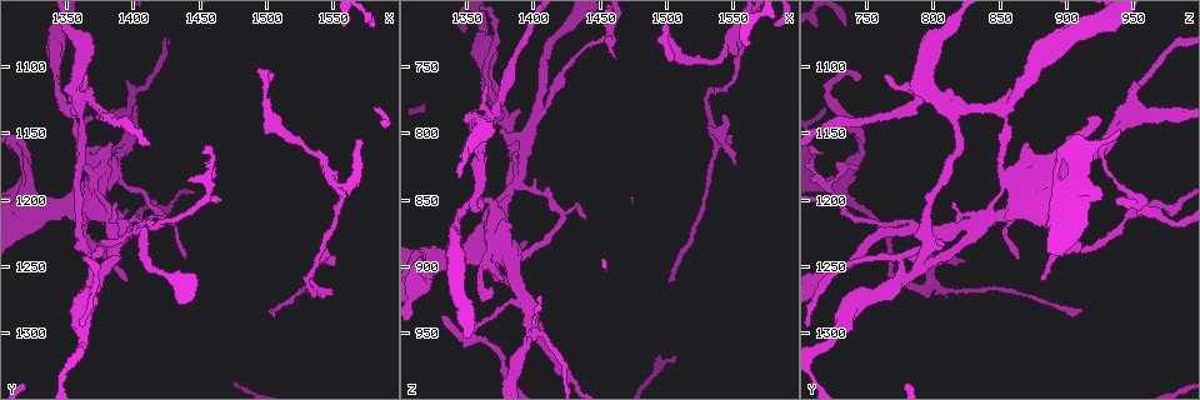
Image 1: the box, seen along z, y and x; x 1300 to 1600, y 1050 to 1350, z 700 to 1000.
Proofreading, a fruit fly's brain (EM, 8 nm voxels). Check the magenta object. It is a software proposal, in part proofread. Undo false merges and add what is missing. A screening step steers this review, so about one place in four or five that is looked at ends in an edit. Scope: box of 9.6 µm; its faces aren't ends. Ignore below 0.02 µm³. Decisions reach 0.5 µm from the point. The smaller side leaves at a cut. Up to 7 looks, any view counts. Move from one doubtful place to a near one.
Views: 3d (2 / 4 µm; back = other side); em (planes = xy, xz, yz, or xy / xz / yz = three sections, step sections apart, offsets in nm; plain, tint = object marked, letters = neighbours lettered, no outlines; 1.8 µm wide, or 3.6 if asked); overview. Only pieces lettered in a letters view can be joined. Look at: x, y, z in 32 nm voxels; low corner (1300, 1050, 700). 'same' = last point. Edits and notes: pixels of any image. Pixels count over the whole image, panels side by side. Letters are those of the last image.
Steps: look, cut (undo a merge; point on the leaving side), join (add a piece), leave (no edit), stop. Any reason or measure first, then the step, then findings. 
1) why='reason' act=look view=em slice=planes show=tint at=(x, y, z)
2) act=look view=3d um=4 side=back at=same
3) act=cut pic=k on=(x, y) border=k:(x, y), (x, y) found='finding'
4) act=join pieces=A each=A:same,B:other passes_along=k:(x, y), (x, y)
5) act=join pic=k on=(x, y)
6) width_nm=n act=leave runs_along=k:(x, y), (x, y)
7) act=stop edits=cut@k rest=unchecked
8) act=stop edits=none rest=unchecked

why='sharp bend' act=look view=em um=3.6 slice=planes show=letters at=(1378, 1252, 788)

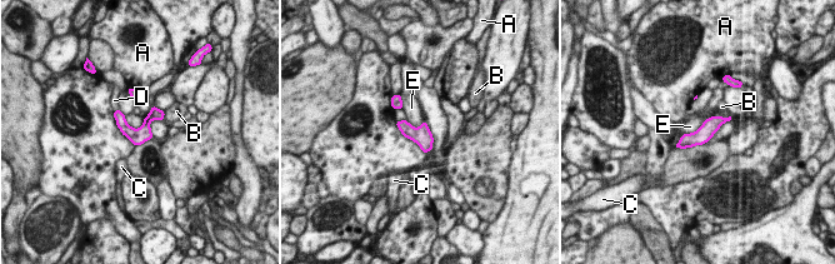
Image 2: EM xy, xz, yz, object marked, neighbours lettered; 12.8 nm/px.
width_nm=200 act=leave each=A:other,B:other,C:other,D:other,E:other found='continuous, no second neuron'

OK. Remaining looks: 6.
why='thick turns thin' act=look view=3d um=2 at=(1360, 1122, 800)

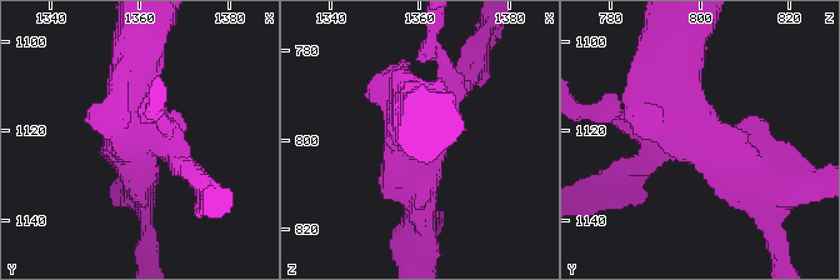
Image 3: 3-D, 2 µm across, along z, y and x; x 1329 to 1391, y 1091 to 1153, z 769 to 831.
act=look view=em slice=planes show=letters at=(1360, 1121, 798)

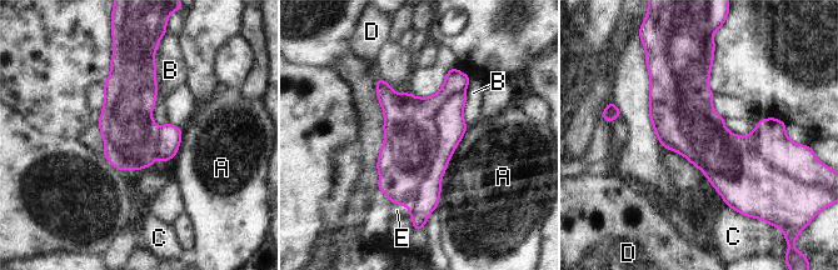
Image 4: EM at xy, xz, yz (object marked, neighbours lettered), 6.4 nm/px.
act=cut pic=4 on=(450, 126) each=A:other,B:other,C:other,D:other,E:other border=4:(464, 90), (435, 114), (408, 206) found='two neurons meet here'

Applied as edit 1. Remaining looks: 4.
why='sharp bend' act=look view=em slice=planes show=letters at=(1534, 1266, 792)

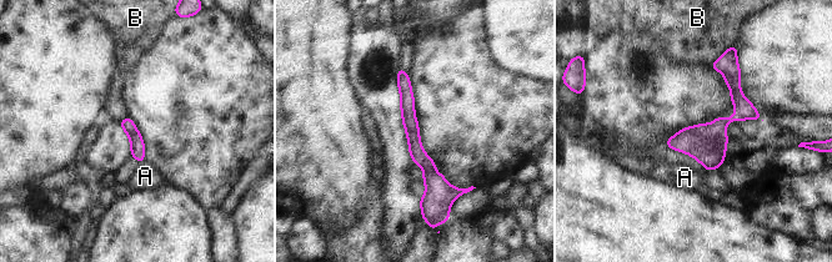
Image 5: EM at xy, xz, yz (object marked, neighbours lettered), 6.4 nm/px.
width_nm=100 act=leave each=A:other,B:other border=5:(725, 51), (710, 65) found='continuous, no second neuron'

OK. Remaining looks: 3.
act=stop edits=cut@4 rest=unchecked

